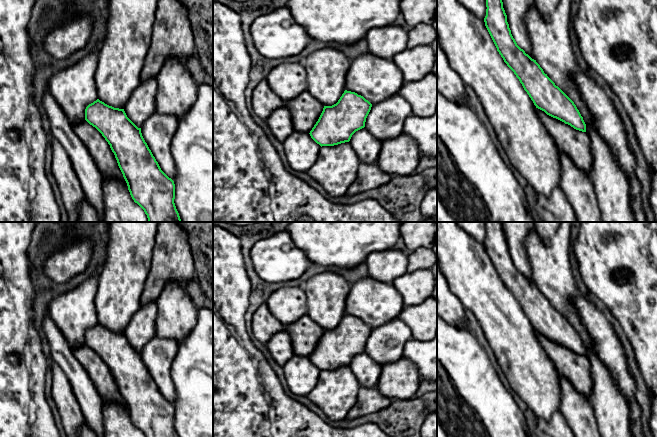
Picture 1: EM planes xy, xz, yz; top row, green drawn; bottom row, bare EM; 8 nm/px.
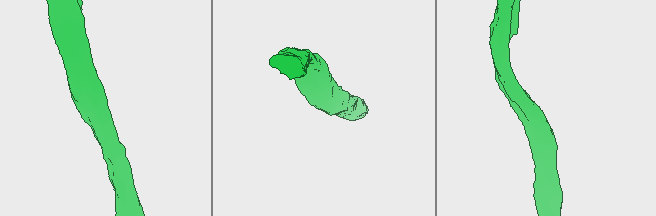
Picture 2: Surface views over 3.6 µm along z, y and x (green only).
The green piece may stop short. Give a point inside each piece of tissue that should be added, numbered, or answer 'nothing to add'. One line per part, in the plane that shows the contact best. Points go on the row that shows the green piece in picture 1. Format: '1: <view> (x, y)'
1: xy (98, 147)

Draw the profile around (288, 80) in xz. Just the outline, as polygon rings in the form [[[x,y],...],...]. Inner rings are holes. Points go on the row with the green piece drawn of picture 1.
[[[282,63],[273,68],[266,81],[270,89],[283,101],[295,99],[307,91],[307,71],[303,63]]]

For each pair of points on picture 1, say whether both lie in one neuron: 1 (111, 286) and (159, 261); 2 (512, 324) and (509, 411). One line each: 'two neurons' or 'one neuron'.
1: two neurons
2: two neurons

